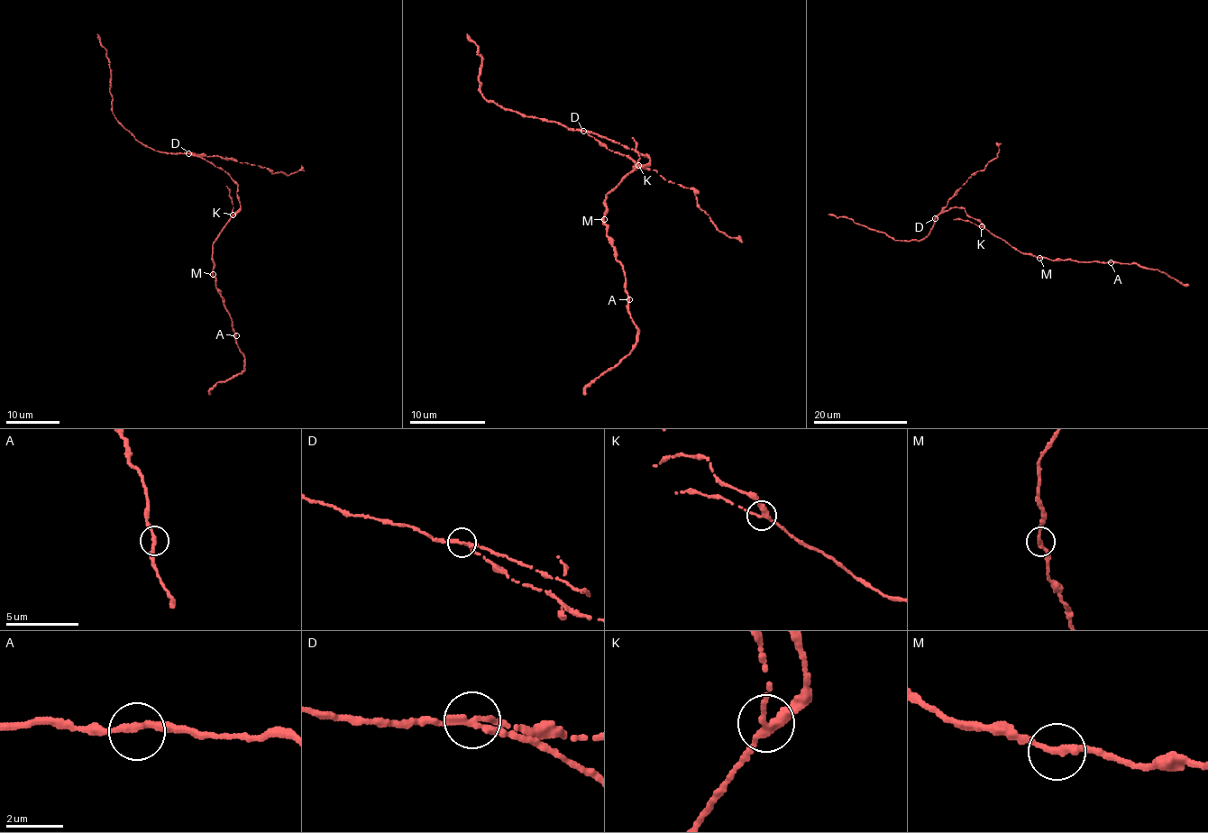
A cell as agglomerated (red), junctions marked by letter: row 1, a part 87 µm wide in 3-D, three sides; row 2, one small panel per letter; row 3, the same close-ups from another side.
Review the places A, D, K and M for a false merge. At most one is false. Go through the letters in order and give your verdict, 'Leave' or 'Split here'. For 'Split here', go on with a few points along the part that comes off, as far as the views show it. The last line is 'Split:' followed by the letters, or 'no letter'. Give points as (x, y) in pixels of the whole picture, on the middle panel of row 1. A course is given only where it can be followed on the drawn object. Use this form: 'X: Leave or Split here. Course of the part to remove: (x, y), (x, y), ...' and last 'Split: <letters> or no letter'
A: Leave
D: Split here. Course of the part to remove: (582, 131), (611, 151), (626, 155), (668, 181), (694, 190), (696, 204), (718, 228), (739, 239)
K: Leave
M: Leave
Split: D

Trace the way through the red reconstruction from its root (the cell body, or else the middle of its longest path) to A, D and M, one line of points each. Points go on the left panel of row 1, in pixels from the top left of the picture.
A: (236, 211), (213, 243), (212, 252), (215, 286), (230, 315), (236, 335)
D: (236, 211), (240, 202), (237, 185), (231, 178), (202, 158), (188, 153)
M: (236, 211), (213, 243), (213, 274)

